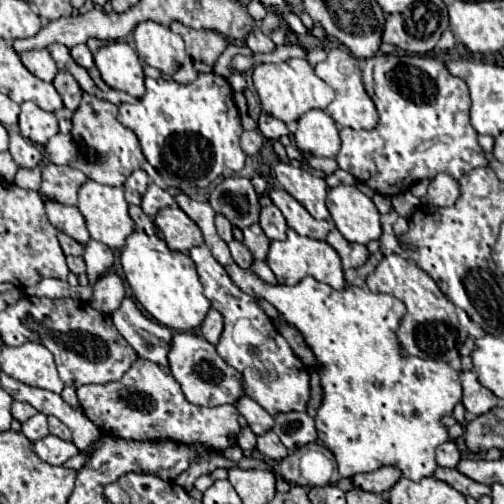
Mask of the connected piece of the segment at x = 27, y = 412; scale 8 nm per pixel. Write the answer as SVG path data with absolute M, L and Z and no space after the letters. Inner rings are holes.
M15 401L13 403L13 419L17 419L17 421L25 421L25 419L29 419L29 417L33 417L35 413L37 413L37 409L35 407L31 407L29 403L21 403L21 401Z

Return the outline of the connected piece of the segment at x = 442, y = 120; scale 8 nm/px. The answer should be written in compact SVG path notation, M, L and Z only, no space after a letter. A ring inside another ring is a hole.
M377 53L365 59L363 85L377 107L379 125L371 131L341 129L343 143L337 163L373 191L393 197L437 173L461 179L465 173L489 165L477 141L479 133L469 123L467 83L463 77L451 75L437 55Z

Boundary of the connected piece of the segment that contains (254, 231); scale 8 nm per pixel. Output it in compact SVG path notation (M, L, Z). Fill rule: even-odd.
M255 223L255 225L247 227L247 229L243 229L243 235L245 235L243 243L245 243L247 249L251 251L251 255L253 255L255 259L265 261L265 257L267 257L267 253L269 253L271 241L269 241L269 237L263 233L263 229Z

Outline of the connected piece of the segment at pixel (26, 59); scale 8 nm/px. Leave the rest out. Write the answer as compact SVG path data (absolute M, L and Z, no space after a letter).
M47 49L25 51L25 53L21 53L21 61L33 75L37 75L43 81L53 81L53 77L59 71L53 57L51 57L51 53Z

